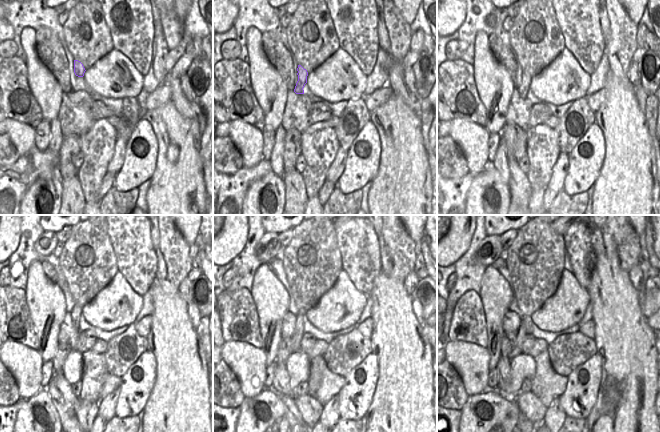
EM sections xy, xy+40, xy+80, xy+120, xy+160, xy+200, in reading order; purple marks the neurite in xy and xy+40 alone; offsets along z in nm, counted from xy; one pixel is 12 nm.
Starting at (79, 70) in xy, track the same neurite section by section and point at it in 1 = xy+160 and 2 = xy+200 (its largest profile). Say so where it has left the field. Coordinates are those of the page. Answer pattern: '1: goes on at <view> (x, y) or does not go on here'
1: goes on at xy+160 (299, 332)
2: goes on at xy+200 (521, 332)

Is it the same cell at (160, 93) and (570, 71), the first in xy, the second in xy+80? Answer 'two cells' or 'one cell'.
one cell

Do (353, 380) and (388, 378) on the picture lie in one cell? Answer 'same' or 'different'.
different

